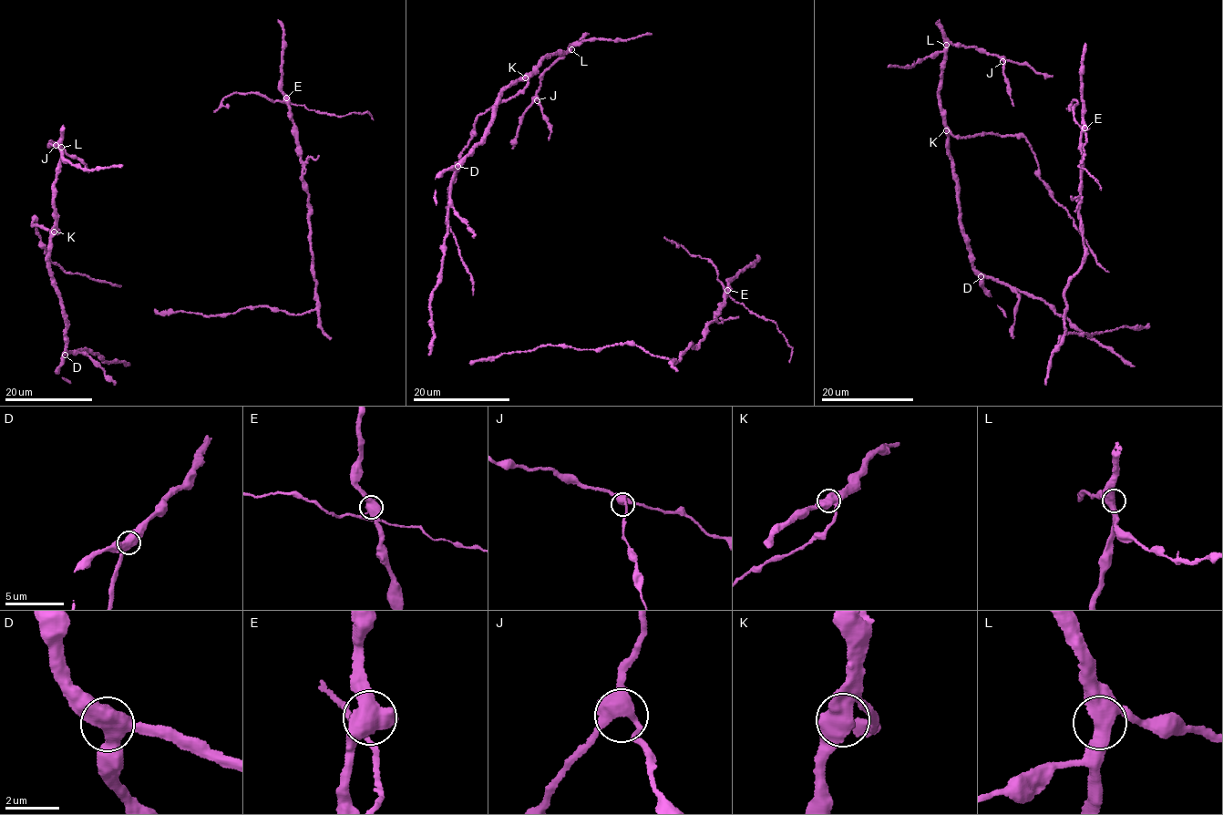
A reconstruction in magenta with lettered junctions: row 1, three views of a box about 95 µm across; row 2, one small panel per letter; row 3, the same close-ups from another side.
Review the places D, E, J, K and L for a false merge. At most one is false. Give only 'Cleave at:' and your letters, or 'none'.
Cleave at: E

